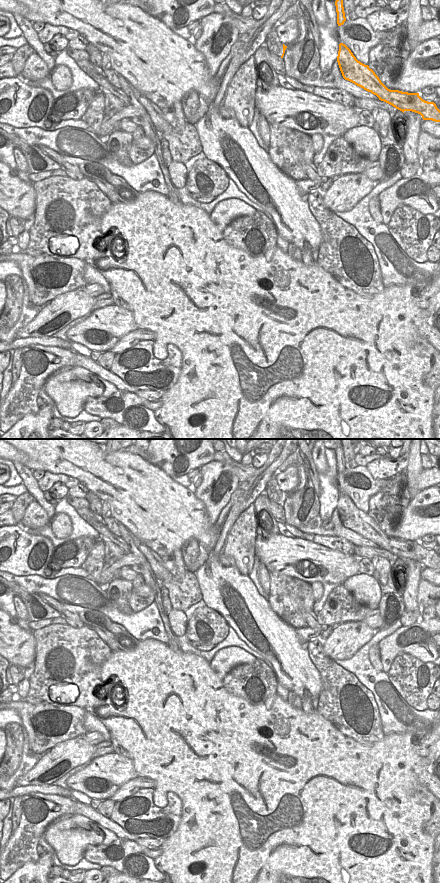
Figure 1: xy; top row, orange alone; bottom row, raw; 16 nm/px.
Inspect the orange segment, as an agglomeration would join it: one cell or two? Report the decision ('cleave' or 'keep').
cleave

